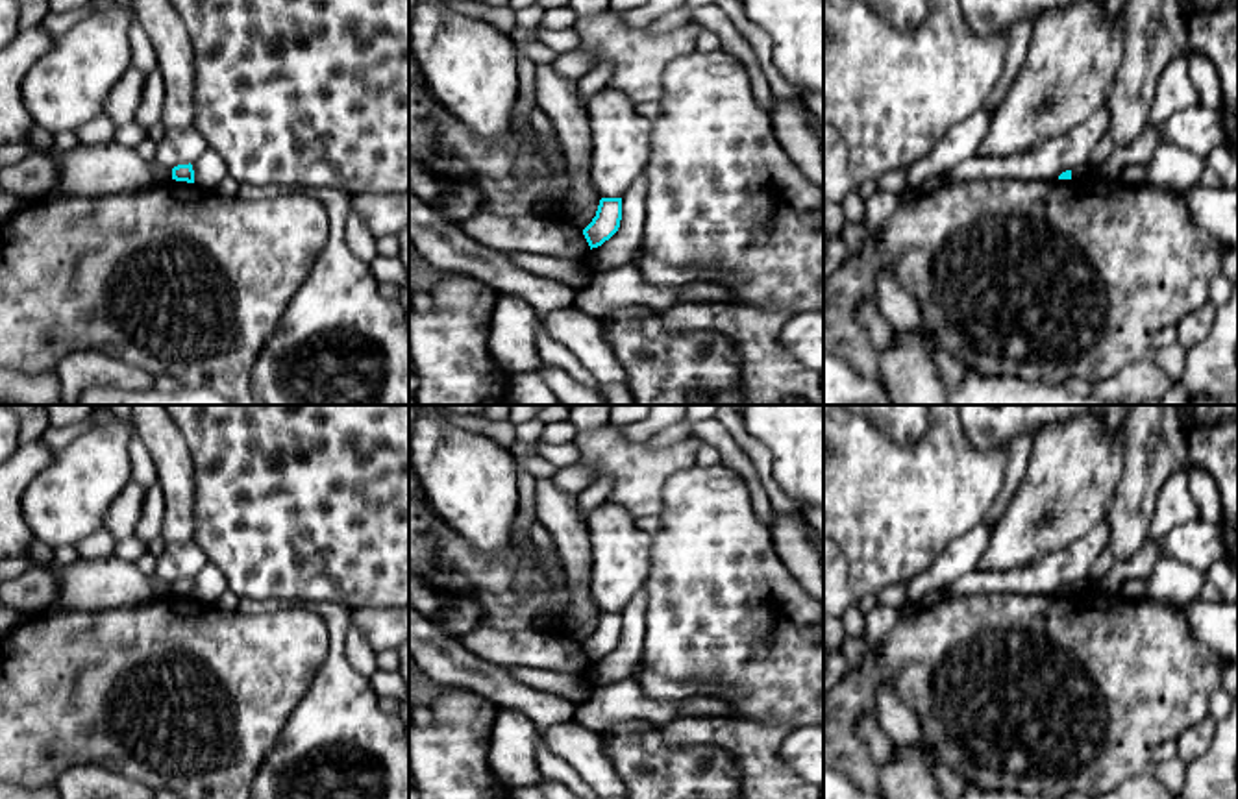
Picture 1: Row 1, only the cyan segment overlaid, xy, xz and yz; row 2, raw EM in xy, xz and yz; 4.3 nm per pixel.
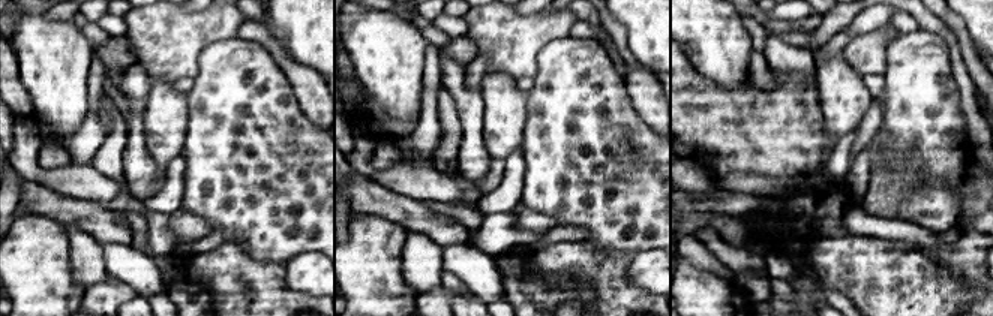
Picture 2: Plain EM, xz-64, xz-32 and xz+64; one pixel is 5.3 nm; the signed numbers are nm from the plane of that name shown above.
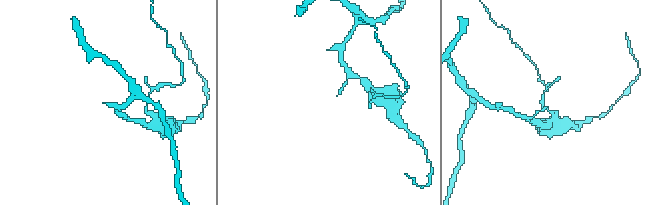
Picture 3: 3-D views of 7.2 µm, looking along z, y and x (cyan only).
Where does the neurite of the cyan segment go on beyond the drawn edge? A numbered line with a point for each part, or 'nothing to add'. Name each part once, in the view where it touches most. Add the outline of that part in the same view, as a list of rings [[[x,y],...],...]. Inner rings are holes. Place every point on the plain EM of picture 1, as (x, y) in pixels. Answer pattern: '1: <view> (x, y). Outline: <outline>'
nothing to add

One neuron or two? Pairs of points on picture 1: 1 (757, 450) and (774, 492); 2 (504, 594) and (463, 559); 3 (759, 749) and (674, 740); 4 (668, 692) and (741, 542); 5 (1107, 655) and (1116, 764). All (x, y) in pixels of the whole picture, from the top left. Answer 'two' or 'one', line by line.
1: one
2: one
3: one
4: two
5: one

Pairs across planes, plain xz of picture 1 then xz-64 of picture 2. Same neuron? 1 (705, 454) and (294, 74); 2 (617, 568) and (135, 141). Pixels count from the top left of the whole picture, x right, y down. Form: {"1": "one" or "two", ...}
{"1": "one", "2": "two"}

